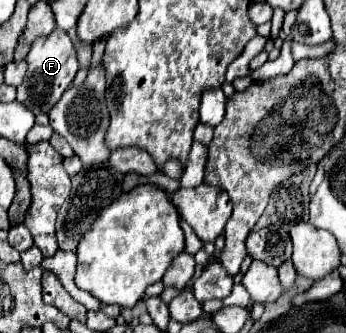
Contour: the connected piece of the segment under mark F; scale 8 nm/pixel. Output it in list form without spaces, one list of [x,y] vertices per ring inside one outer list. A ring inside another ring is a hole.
[[[54,29],[46,37],[38,37],[28,53],[28,73],[22,85],[18,87],[18,97],[22,103],[26,103],[32,111],[50,111],[54,103],[62,97],[62,93],[72,85],[74,75],[78,73],[78,59],[76,49],[70,39],[70,35],[62,29]]]

